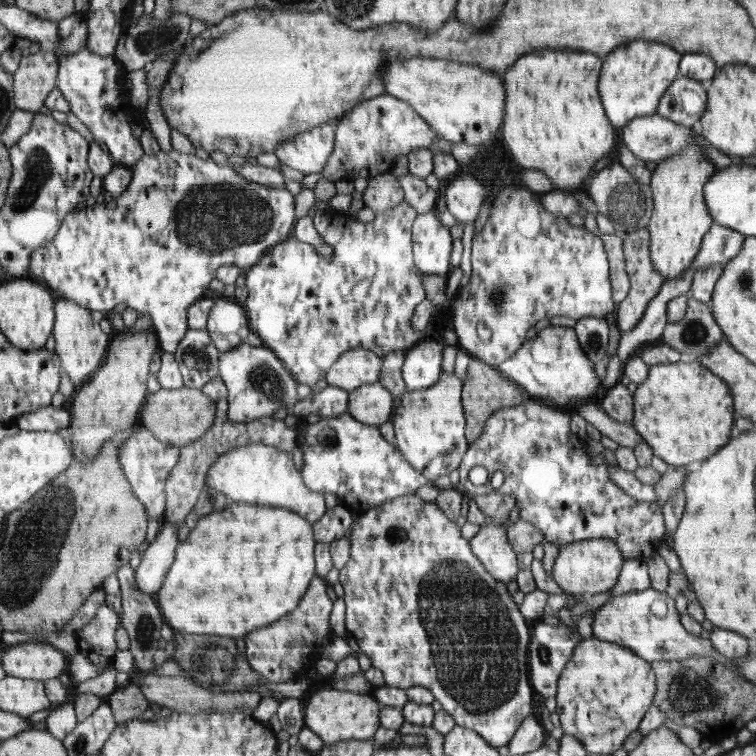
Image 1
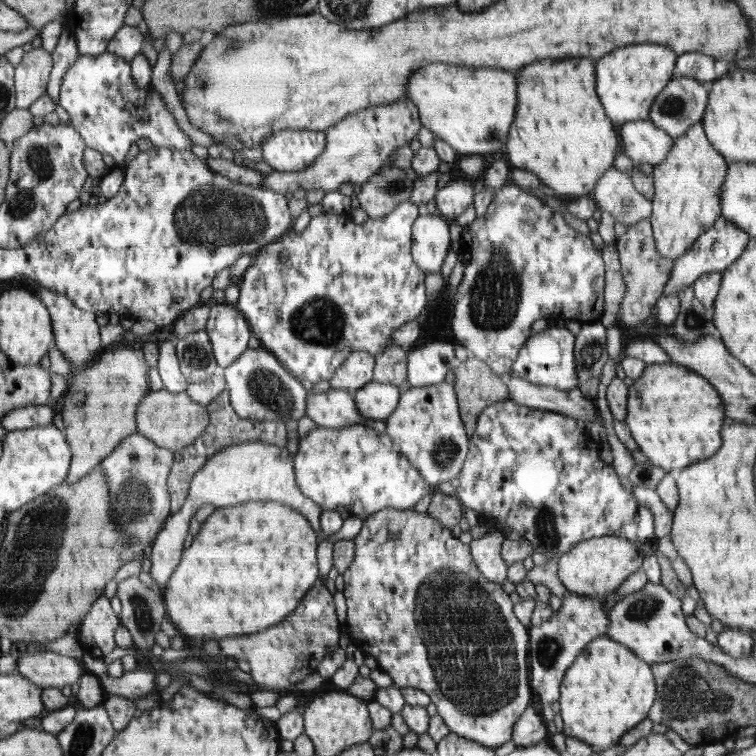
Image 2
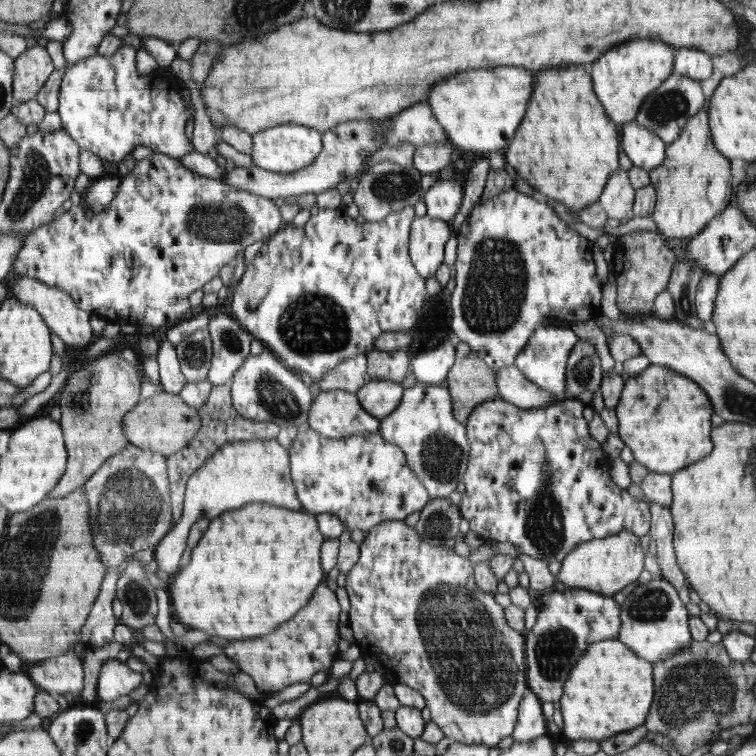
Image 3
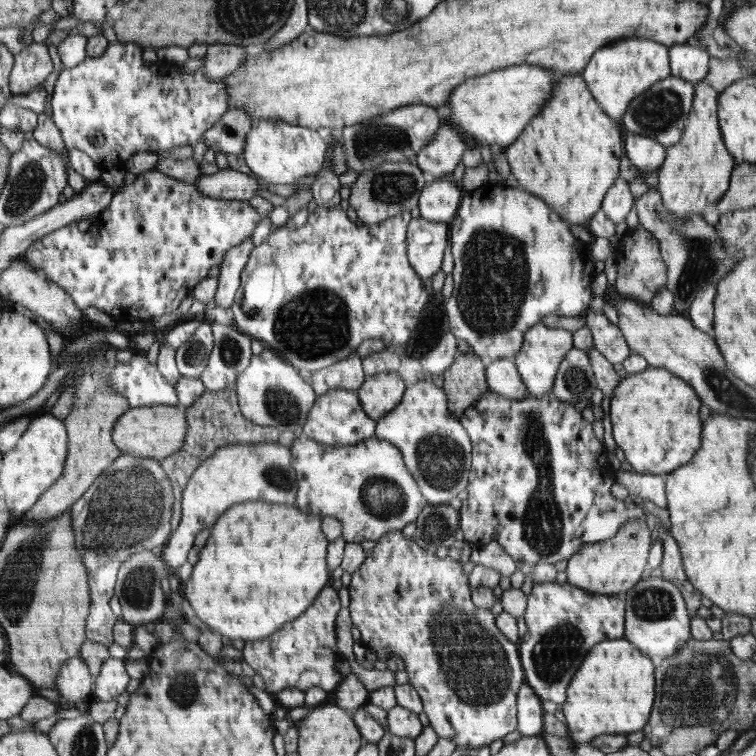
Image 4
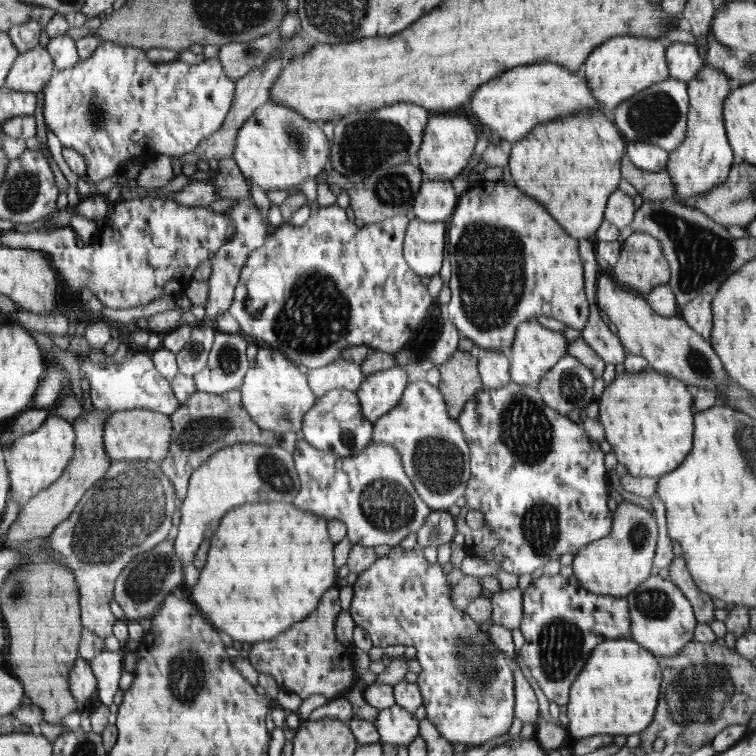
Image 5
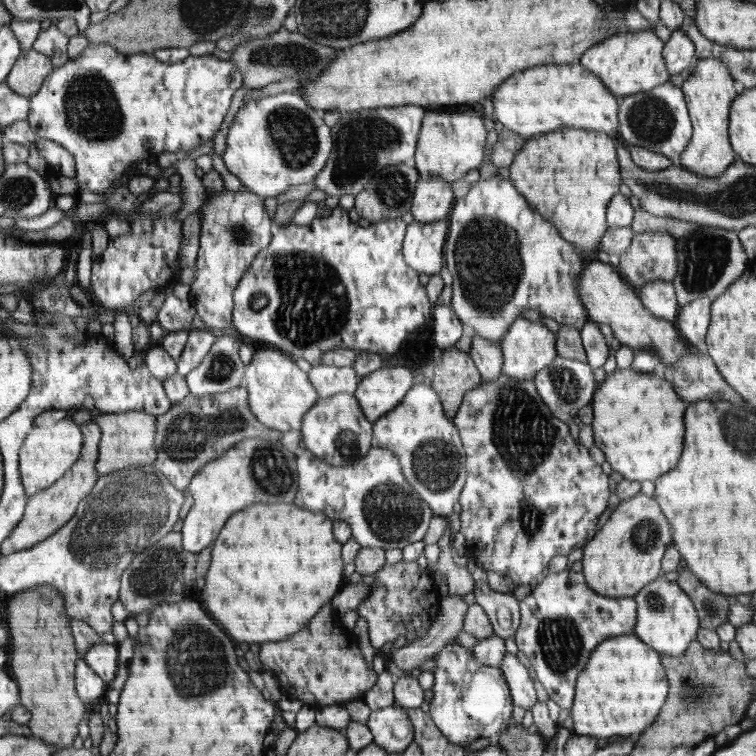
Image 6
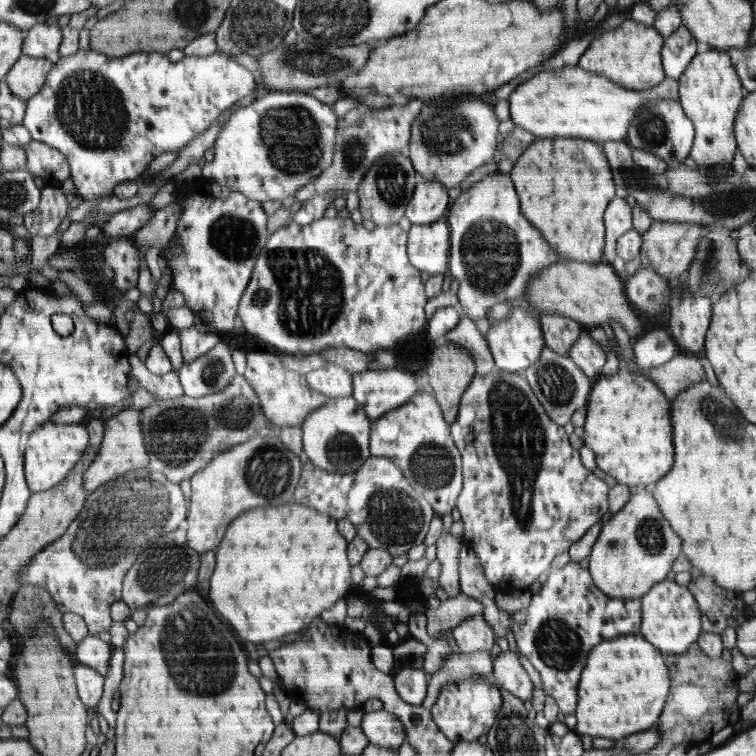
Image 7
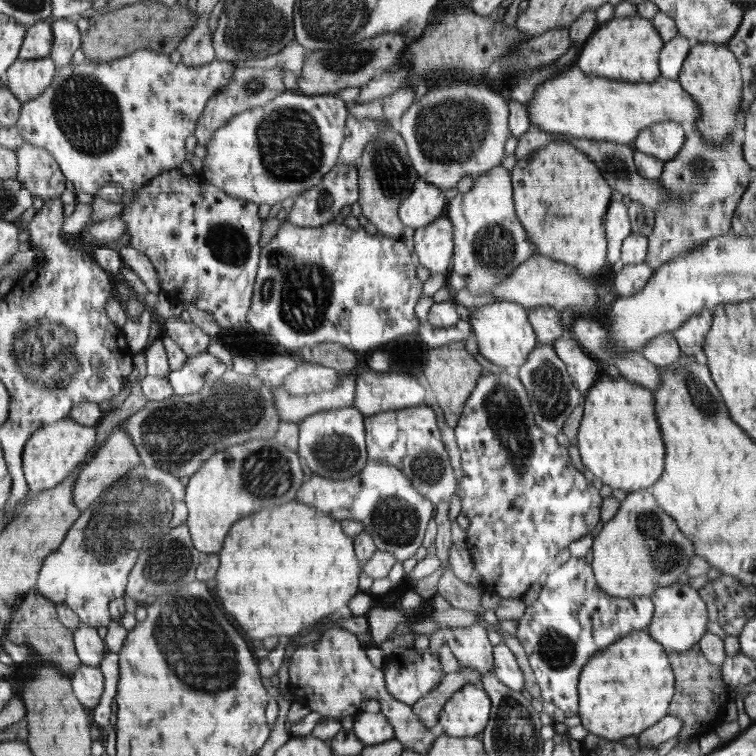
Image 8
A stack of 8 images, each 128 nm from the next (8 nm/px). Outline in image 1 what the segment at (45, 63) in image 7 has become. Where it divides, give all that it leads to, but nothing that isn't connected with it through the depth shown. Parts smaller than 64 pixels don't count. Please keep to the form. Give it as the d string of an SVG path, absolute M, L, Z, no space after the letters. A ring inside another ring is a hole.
M40 50L22 57L13 74L13 91L19 110L33 114L45 105L46 98L57 88L60 66L50 50Z

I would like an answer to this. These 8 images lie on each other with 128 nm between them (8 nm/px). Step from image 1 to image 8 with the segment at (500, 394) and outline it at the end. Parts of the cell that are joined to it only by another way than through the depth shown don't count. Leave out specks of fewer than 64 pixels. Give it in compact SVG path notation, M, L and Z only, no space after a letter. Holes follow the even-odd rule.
M460 340L429 349L428 364L423 372L444 412L446 423L450 428L454 428L461 420L465 406L469 402L470 396L473 396L478 380L482 377L480 374L482 366L466 352L464 340Z

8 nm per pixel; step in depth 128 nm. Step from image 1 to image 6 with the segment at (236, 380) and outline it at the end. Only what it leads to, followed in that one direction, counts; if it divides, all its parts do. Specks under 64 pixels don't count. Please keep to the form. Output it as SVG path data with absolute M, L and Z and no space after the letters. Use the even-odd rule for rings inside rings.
M262 346L262 348L266 348L266 350L260 350L260 352L256 352L255 350L250 364L245 367L243 386L249 392L249 404L253 410L253 414L267 427L280 430L282 433L290 430L300 431L305 414L313 408L316 400L319 399L318 393L312 387L308 376L306 376L306 372L302 372L291 356L276 348L265 346Z

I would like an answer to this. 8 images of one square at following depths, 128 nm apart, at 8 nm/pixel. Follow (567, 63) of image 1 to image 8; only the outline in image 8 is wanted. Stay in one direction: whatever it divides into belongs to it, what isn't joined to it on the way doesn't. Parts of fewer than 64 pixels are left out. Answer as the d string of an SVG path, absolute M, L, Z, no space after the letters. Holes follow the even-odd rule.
M550 142L518 161L512 172L512 182L517 217L528 231L529 241L537 248L538 255L572 265L584 277L600 275L608 262L604 217L612 201L612 187L595 167L594 161L569 142Z

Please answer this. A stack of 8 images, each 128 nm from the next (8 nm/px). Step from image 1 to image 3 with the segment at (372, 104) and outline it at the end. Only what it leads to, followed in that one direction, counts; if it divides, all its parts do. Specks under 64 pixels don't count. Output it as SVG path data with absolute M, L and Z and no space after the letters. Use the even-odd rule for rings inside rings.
M396 116L388 119L357 120L354 122L342 122L333 126L333 129L324 133L324 149L313 165L306 169L298 170L292 174L278 174L268 170L262 170L256 166L250 168L238 168L227 171L222 178L229 186L245 190L264 198L283 198L289 196L299 197L302 194L320 194L324 190L336 189L337 185L349 180L356 183L365 174L365 162L370 160L372 153L380 150L385 144L386 134L389 133L391 125Z

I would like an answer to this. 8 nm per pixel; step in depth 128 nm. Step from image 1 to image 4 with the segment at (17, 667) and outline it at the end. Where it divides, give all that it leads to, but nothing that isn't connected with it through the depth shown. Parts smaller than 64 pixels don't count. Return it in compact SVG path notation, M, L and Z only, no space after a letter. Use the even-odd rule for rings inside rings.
M79 656L62 665L58 673L57 689L71 700L71 705L81 705L82 700L89 701L91 698L95 683L89 666Z

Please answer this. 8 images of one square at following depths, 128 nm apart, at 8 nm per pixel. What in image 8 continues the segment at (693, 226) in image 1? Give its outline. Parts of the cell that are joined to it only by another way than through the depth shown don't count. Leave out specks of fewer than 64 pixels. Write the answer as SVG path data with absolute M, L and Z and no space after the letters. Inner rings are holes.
M693 43L679 72L678 81L699 108L701 116L695 120L694 128L705 144L722 145L728 142L738 124L744 90L740 64L732 51L727 45Z

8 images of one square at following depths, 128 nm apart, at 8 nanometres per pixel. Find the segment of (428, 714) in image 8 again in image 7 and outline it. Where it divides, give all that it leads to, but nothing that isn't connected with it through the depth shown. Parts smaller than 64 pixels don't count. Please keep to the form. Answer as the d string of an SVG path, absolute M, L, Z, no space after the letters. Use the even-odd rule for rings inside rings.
M485 650L485 652L472 652L470 654L452 653L444 660L442 667L433 673L429 679L428 696L424 698L422 707L432 711L432 705L440 689L450 681L480 675L492 675L493 660L497 651Z

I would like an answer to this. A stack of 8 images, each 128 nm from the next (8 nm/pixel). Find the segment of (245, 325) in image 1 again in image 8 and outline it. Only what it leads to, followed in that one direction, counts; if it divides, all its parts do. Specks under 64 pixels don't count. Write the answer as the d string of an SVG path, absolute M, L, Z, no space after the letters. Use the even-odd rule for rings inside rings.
M204 351L194 357L187 357L180 370L172 370L166 377L174 394L186 396L200 393L204 388L218 383L226 368L227 365L220 358Z

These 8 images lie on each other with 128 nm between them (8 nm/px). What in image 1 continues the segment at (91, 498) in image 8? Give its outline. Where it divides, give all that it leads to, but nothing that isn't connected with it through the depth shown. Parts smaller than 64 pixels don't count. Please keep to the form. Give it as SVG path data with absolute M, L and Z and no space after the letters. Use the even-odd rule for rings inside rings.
M184 386L178 390L161 389L150 394L141 408L139 424L153 431L162 442L180 448L205 436L216 418L217 401L208 397L201 389L190 389Z

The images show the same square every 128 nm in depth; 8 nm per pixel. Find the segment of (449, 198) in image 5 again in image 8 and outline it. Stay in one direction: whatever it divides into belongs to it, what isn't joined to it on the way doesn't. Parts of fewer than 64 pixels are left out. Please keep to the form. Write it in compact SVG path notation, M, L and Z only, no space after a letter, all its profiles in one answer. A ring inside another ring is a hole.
M420 180L413 187L413 192L401 202L400 217L405 226L421 229L437 220L444 212L446 196L442 188L434 183Z

